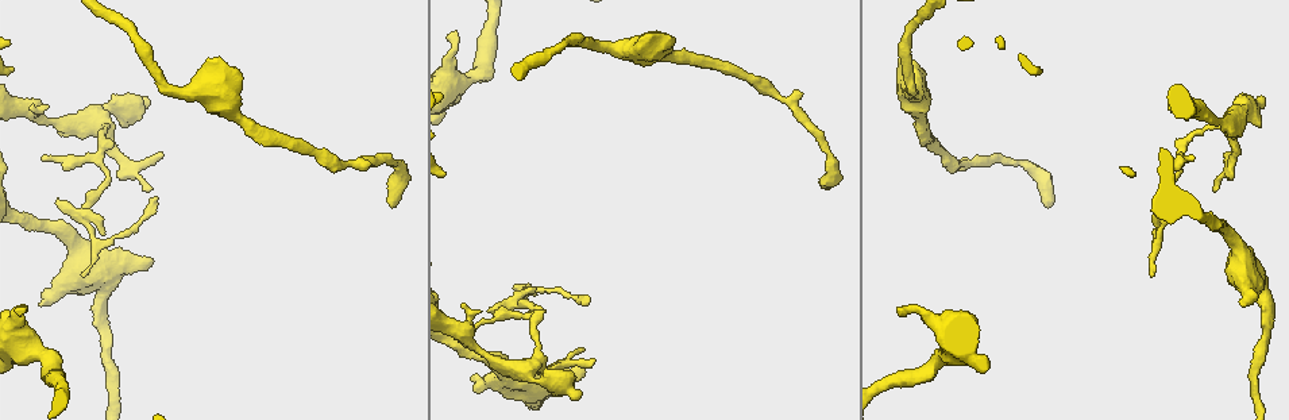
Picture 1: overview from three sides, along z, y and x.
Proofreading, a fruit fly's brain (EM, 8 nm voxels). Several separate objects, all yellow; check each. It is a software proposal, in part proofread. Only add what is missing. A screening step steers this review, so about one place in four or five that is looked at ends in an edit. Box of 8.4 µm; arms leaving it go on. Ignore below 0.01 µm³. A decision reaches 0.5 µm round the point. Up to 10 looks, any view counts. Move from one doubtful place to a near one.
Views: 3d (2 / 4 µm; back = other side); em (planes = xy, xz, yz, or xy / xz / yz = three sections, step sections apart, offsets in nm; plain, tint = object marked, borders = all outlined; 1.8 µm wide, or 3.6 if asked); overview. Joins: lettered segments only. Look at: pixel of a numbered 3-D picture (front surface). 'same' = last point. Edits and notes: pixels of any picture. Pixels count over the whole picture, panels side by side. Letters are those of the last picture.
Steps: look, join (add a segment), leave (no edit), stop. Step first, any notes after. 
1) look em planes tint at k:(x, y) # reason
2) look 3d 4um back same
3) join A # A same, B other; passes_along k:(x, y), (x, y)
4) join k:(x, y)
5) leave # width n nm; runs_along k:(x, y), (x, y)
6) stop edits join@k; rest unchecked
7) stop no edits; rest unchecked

look 3d 2um at 1:(29, 109) # an open end

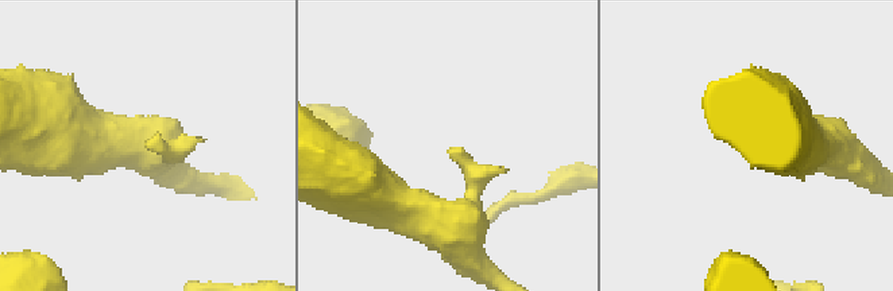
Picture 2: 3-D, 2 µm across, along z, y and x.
look em planes borders at 2:(450, 150)

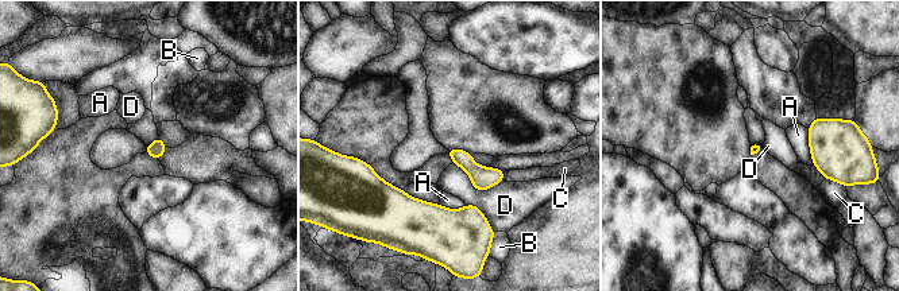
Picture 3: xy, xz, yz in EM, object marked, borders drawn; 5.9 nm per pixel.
leave # A other, B other, C other, D other; border 3:(454, 163), (477, 189), (502, 181); none of them fits

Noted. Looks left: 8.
look em planes borders at 1:(57, 197) # thin end

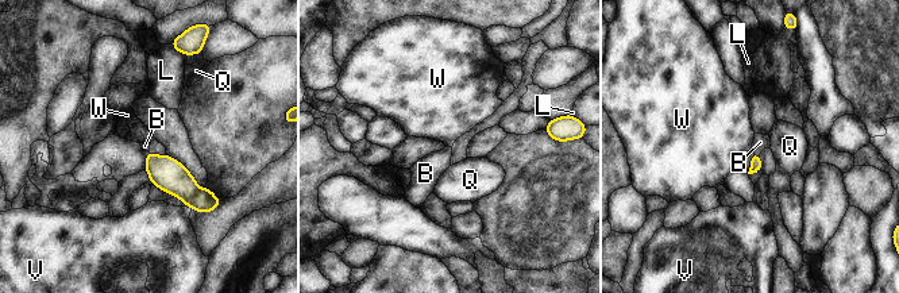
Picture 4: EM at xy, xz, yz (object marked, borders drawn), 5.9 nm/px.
join B # width 80 nm; B same, L other, Q other, V other, W other; passes_along 4:(756, 165), (756, 153), (760, 142); it goes on there

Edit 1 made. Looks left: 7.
look overview # see it whole again

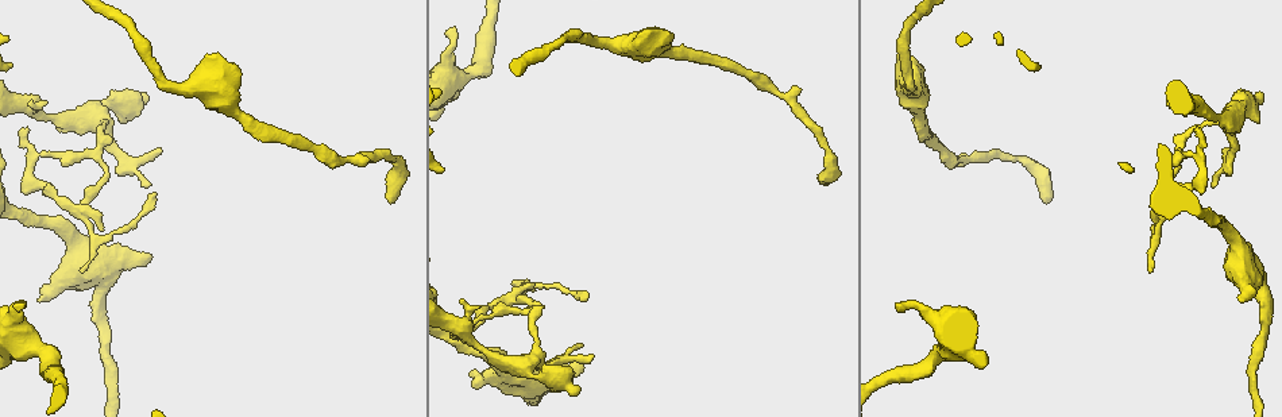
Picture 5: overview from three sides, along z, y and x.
look 3d 2um at 5:(471, 371) # an open end

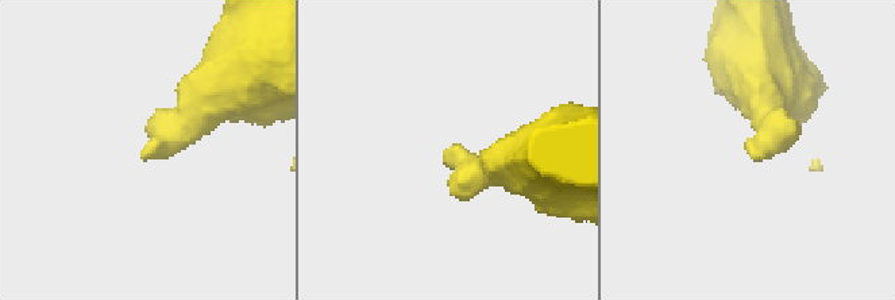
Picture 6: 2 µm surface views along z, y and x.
look em planes borders at 6:(447, 155) # now the EM

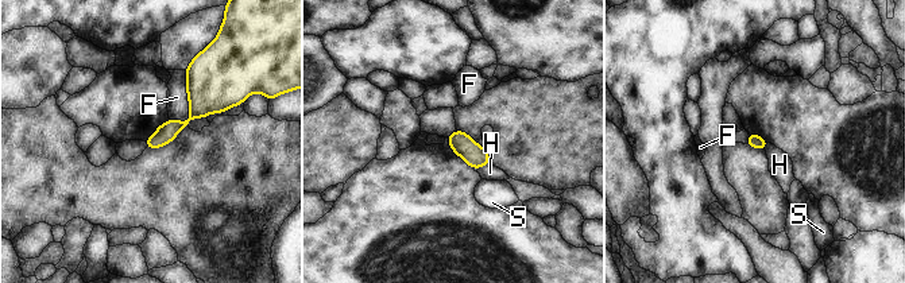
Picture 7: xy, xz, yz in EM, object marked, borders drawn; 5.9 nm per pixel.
leave # F other, H other, S other; runs_along 7:(193, 72), (192, 117), (149, 144); none of them fits

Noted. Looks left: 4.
look em 3.6um xy step 4 borders at 5:(150, 258) # an open end

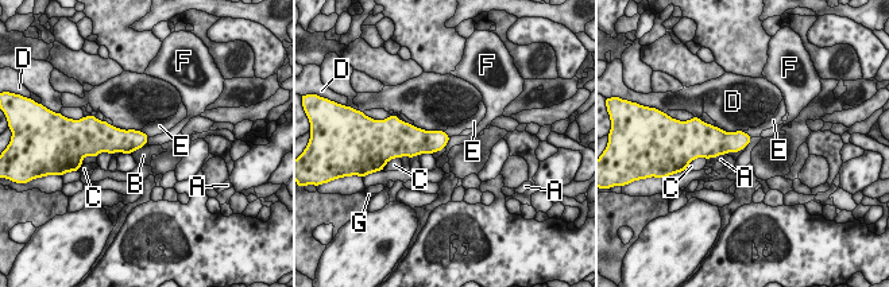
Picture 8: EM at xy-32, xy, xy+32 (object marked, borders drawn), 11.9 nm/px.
leave # width 240 nm; A other, B other, C other, D other, E other, F other, G other; none of them fits

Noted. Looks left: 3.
stop edits join@4; rest unchecked

